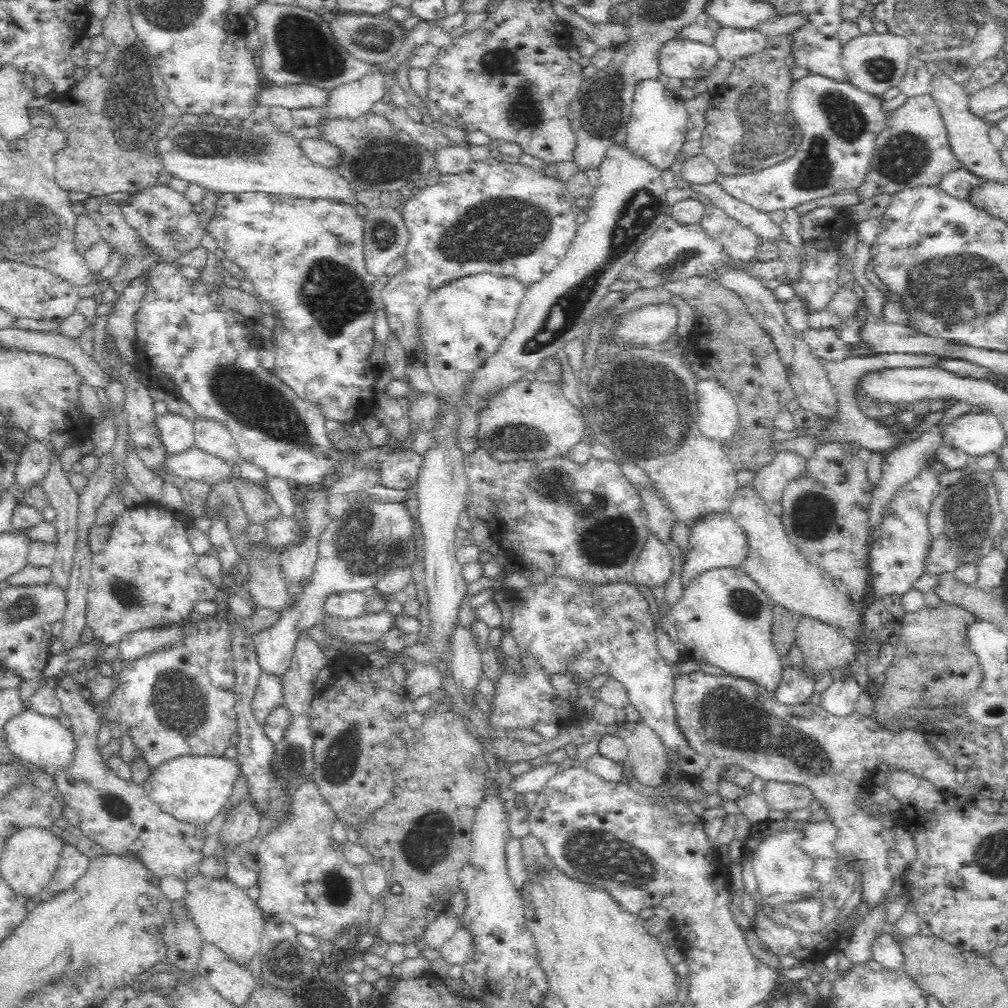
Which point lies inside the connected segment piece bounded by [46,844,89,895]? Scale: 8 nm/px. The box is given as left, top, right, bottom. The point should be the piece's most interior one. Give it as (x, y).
(72, 864)

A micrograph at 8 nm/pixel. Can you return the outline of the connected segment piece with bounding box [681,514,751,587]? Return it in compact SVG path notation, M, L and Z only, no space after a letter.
M728 515L710 516L690 531L690 552L687 563L683 566L682 584L688 586L694 574L700 574L713 568L740 569L744 561L750 557L751 543L747 542L747 533L733 517Z

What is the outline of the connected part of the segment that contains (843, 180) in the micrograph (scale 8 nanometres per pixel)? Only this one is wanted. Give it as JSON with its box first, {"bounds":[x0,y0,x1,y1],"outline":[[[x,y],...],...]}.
{"bounds":[716,74,886,210],"outline":[[[814,74],[795,80],[788,96],[803,139],[798,150],[781,163],[745,175],[718,175],[716,182],[730,196],[762,210],[790,210],[815,198],[856,191],[864,184],[875,140],[886,126],[881,100],[851,82]]]}

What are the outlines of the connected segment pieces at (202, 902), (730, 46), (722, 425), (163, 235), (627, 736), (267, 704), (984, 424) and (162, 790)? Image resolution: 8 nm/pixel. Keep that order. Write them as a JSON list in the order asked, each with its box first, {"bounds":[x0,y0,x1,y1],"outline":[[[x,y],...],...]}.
[{"bounds":[184,875,267,962],"outline":[[[196,875],[185,881],[187,894],[184,897],[184,910],[194,918],[200,934],[205,942],[220,947],[236,962],[249,962],[259,950],[259,942],[267,916],[259,904],[248,897],[244,888],[237,886],[232,880],[210,875]]]},{"bounds":[712,24,769,62],"outline":[[[720,24],[713,35],[712,43],[720,58],[735,62],[751,54],[762,52],[769,38],[768,34],[764,34],[758,28],[742,29]]]},{"bounds":[696,380,739,445],"outline":[[[698,380],[696,428],[712,441],[725,445],[739,429],[737,402],[719,380]]]},{"bounds":[120,182,205,262],"outline":[[[156,182],[139,193],[130,194],[120,203],[128,224],[165,256],[165,262],[180,258],[185,252],[200,246],[205,227],[199,214],[192,210],[192,205],[186,201],[183,193],[175,191],[167,184]]]},{"bounds":[608,717,667,789],"outline":[[[640,717],[636,722],[620,720],[612,725],[608,734],[620,737],[628,747],[627,762],[632,767],[636,780],[640,786],[652,789],[661,782],[667,766],[667,745],[649,724]]]},{"bounds":[252,670,283,724],"outline":[[[260,670],[256,692],[252,698],[252,710],[256,720],[262,724],[266,716],[275,708],[280,707],[283,696],[281,676]]]},{"bounds":[936,411,1007,460],"outline":[[[968,411],[948,421],[936,426],[941,446],[961,450],[972,460],[997,452],[1007,438],[1003,425],[993,414]]]},{"bounds":[141,754,240,821],"outline":[[[180,754],[152,767],[141,785],[145,794],[164,811],[181,818],[210,821],[229,801],[240,766],[236,759],[214,754]]]}]

